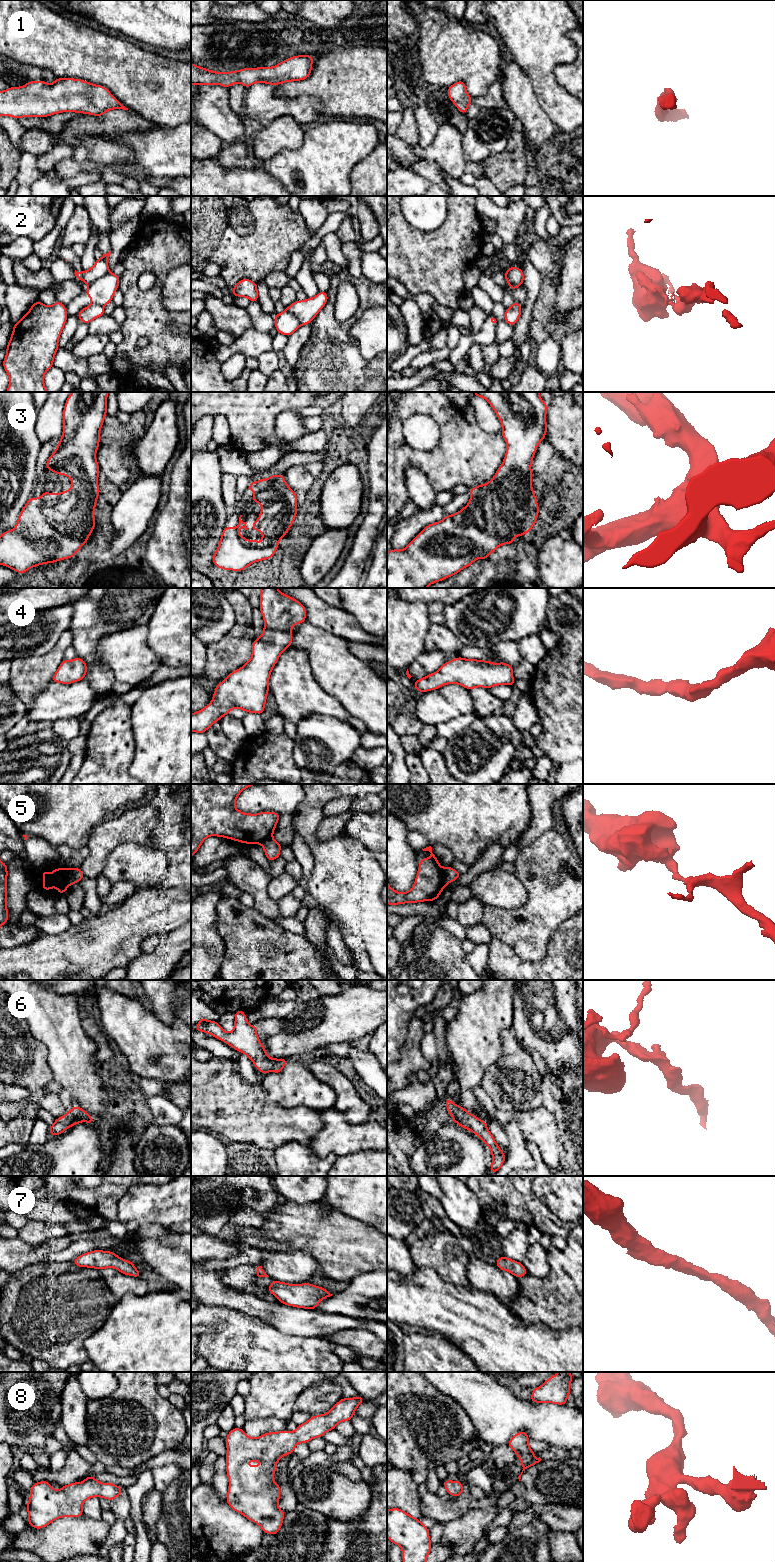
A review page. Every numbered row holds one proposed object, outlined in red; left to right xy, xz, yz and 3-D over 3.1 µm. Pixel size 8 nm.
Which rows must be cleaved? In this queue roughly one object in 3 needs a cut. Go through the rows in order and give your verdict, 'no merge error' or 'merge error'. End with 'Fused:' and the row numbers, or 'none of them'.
1: no merge error
2: merge error
3: no merge error
4: no merge error
5: merge error
6: no merge error
7: no merge error
8: no merge error
Fused: 2, 5

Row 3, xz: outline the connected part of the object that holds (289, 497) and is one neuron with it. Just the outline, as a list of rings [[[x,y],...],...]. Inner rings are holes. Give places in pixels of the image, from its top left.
[[[272,474],[269,478],[261,479],[255,482],[250,482],[247,491],[254,491],[256,494],[252,497],[254,503],[261,504],[260,517],[252,524],[252,530],[262,531],[262,542],[258,543],[256,539],[244,538],[238,534],[238,531],[243,527],[245,530],[246,522],[239,517],[239,525],[235,527],[224,527],[221,535],[218,548],[213,554],[214,566],[233,571],[243,571],[249,565],[271,559],[278,549],[279,541],[286,535],[287,531],[293,525],[294,519],[297,515],[297,497],[286,483],[283,474]]]

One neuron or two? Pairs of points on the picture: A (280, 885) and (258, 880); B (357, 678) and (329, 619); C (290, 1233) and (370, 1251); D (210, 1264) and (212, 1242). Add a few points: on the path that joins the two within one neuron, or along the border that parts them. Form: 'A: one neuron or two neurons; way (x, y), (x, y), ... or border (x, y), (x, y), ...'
A: two neurons; border (271, 878), (267, 887), (267, 893), (276, 902)
B: two neurons; border (314, 625), (339, 635), (348, 641)
C: one neuron; way (310, 1233), (350, 1243)
D: two neurons; border (234, 1254), (224, 1259), (203, 1259), (201, 1261)

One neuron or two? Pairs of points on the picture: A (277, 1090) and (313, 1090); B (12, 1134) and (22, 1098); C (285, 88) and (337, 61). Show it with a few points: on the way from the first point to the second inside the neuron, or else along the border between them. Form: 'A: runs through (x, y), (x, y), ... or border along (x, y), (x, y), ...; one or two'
A: runs through (286, 1089), (304, 1089); one
B: runs through (21, 1125), (25, 1119), (25, 1107); one
C: runs through (298, 87), (312, 86), (324, 74); one

